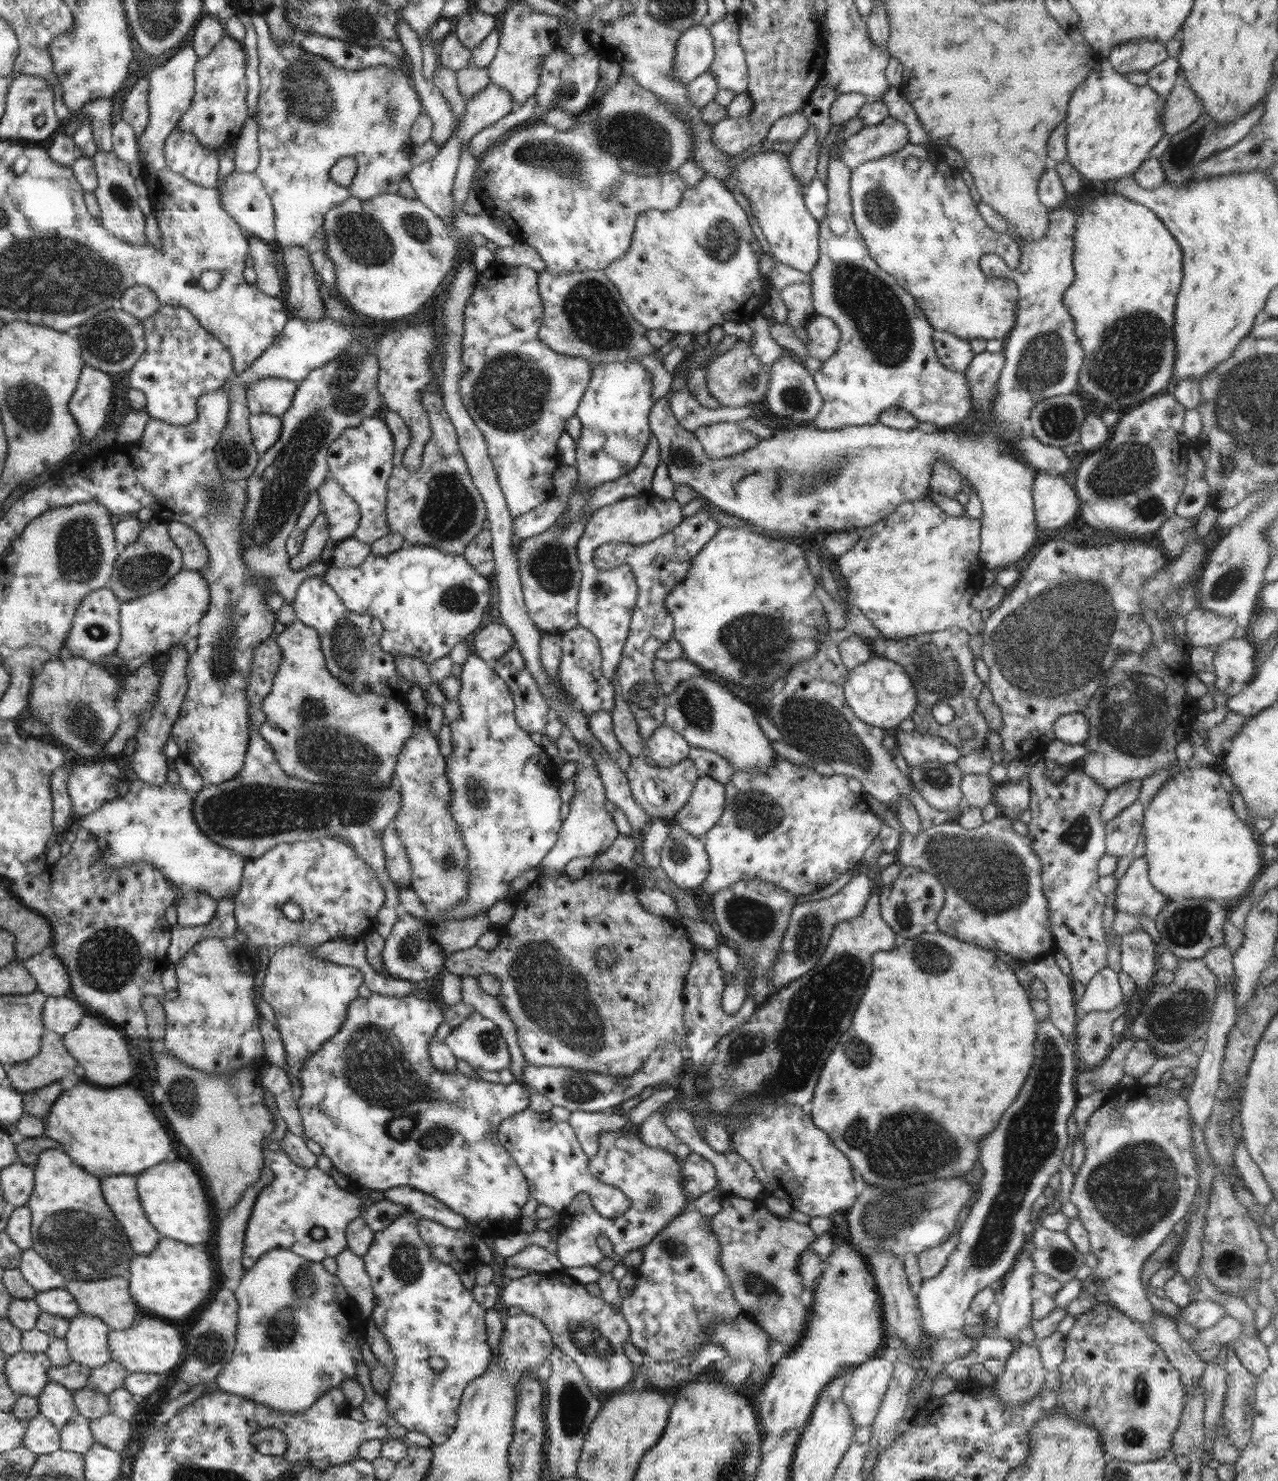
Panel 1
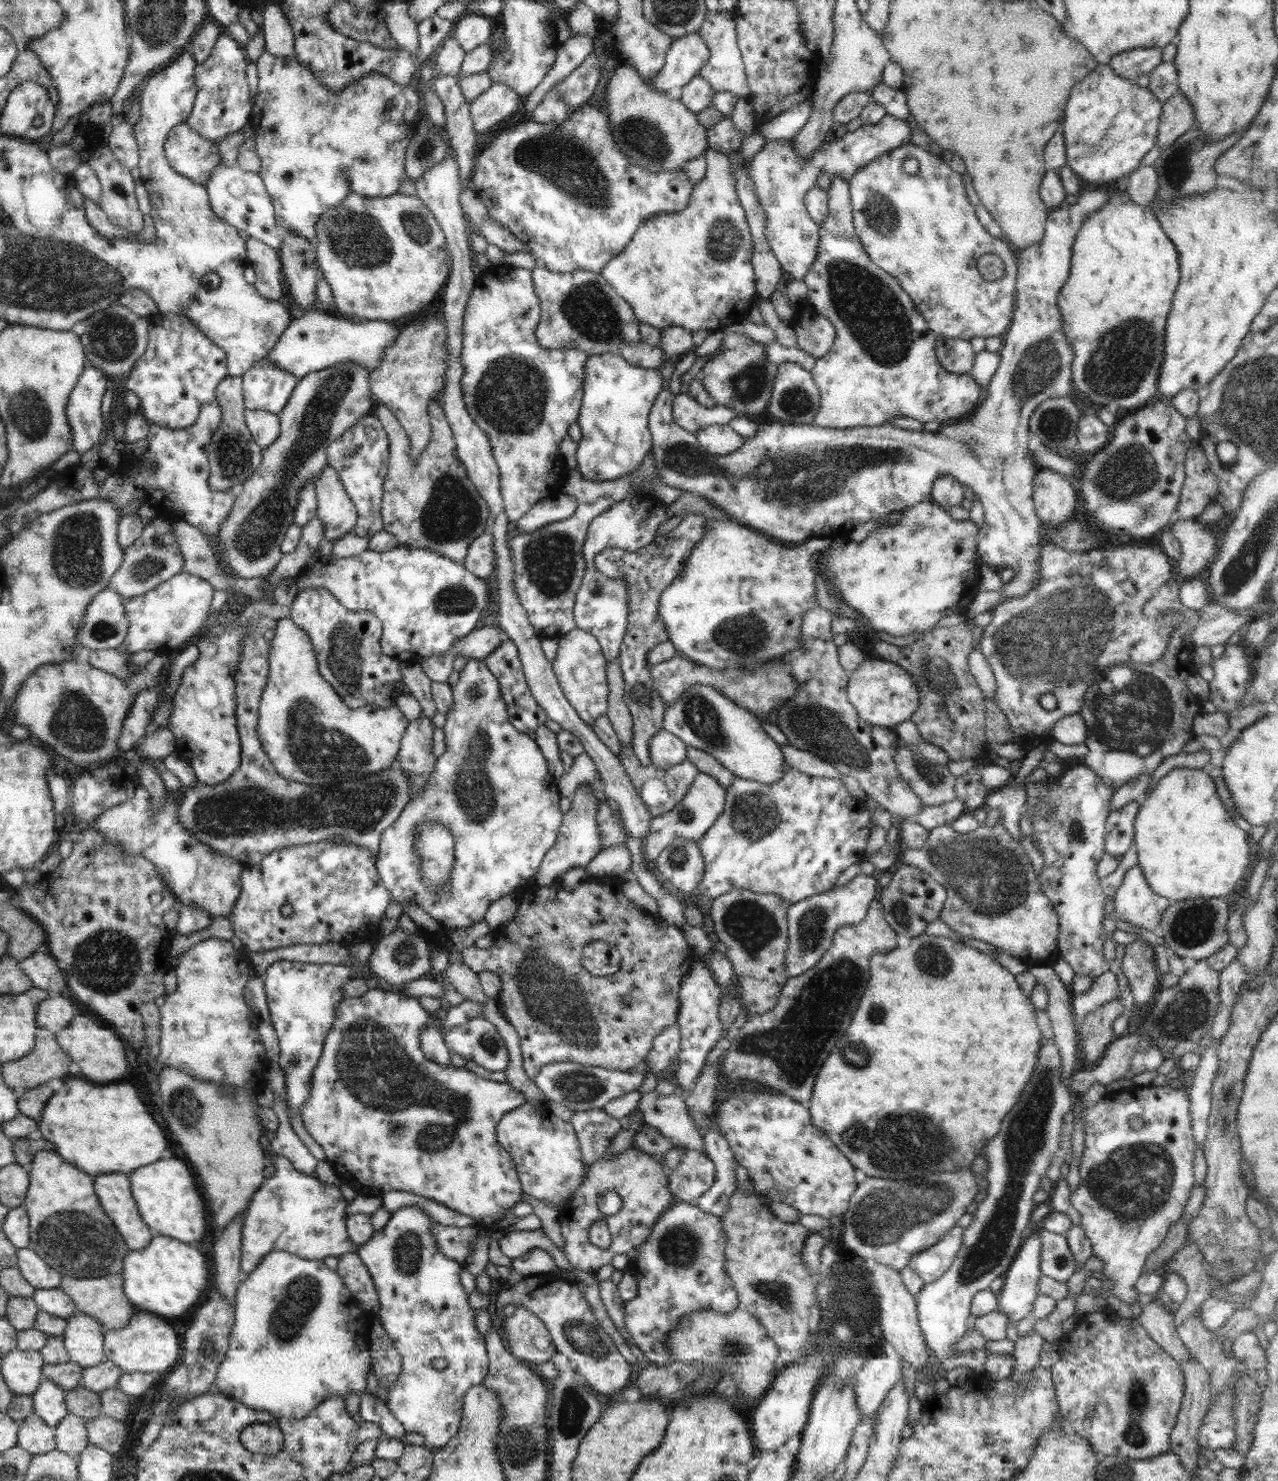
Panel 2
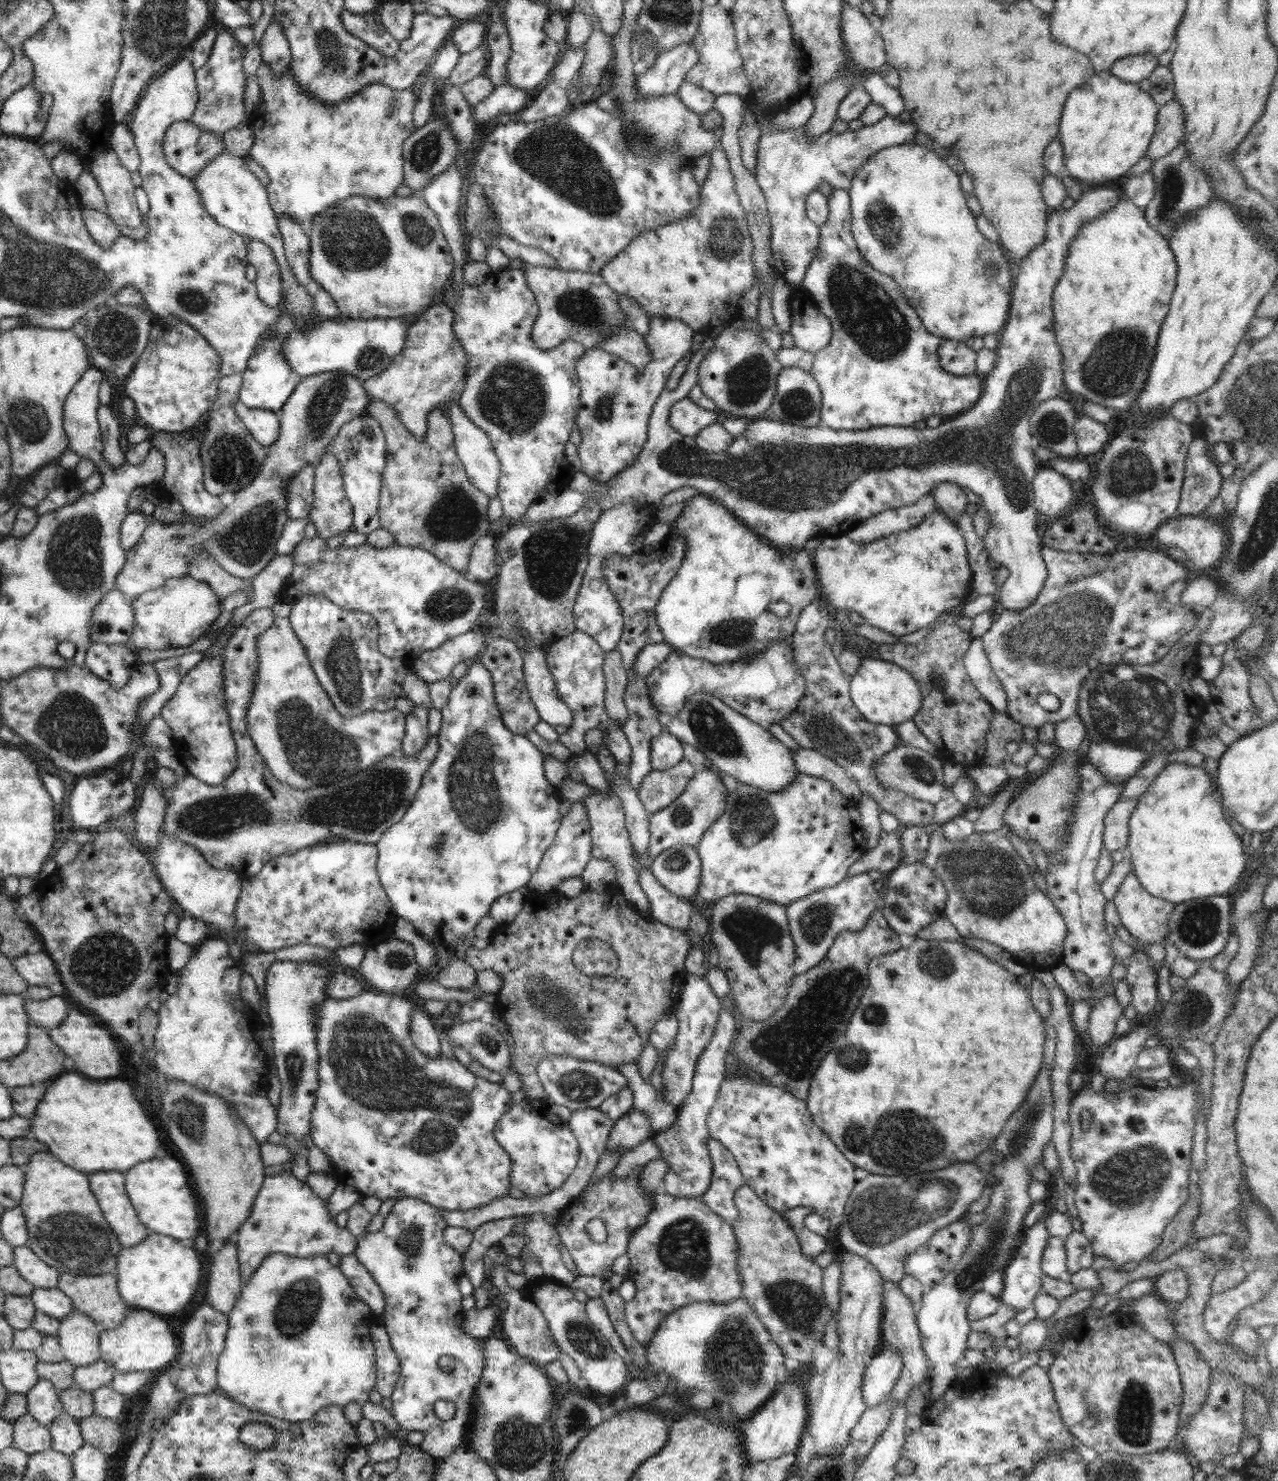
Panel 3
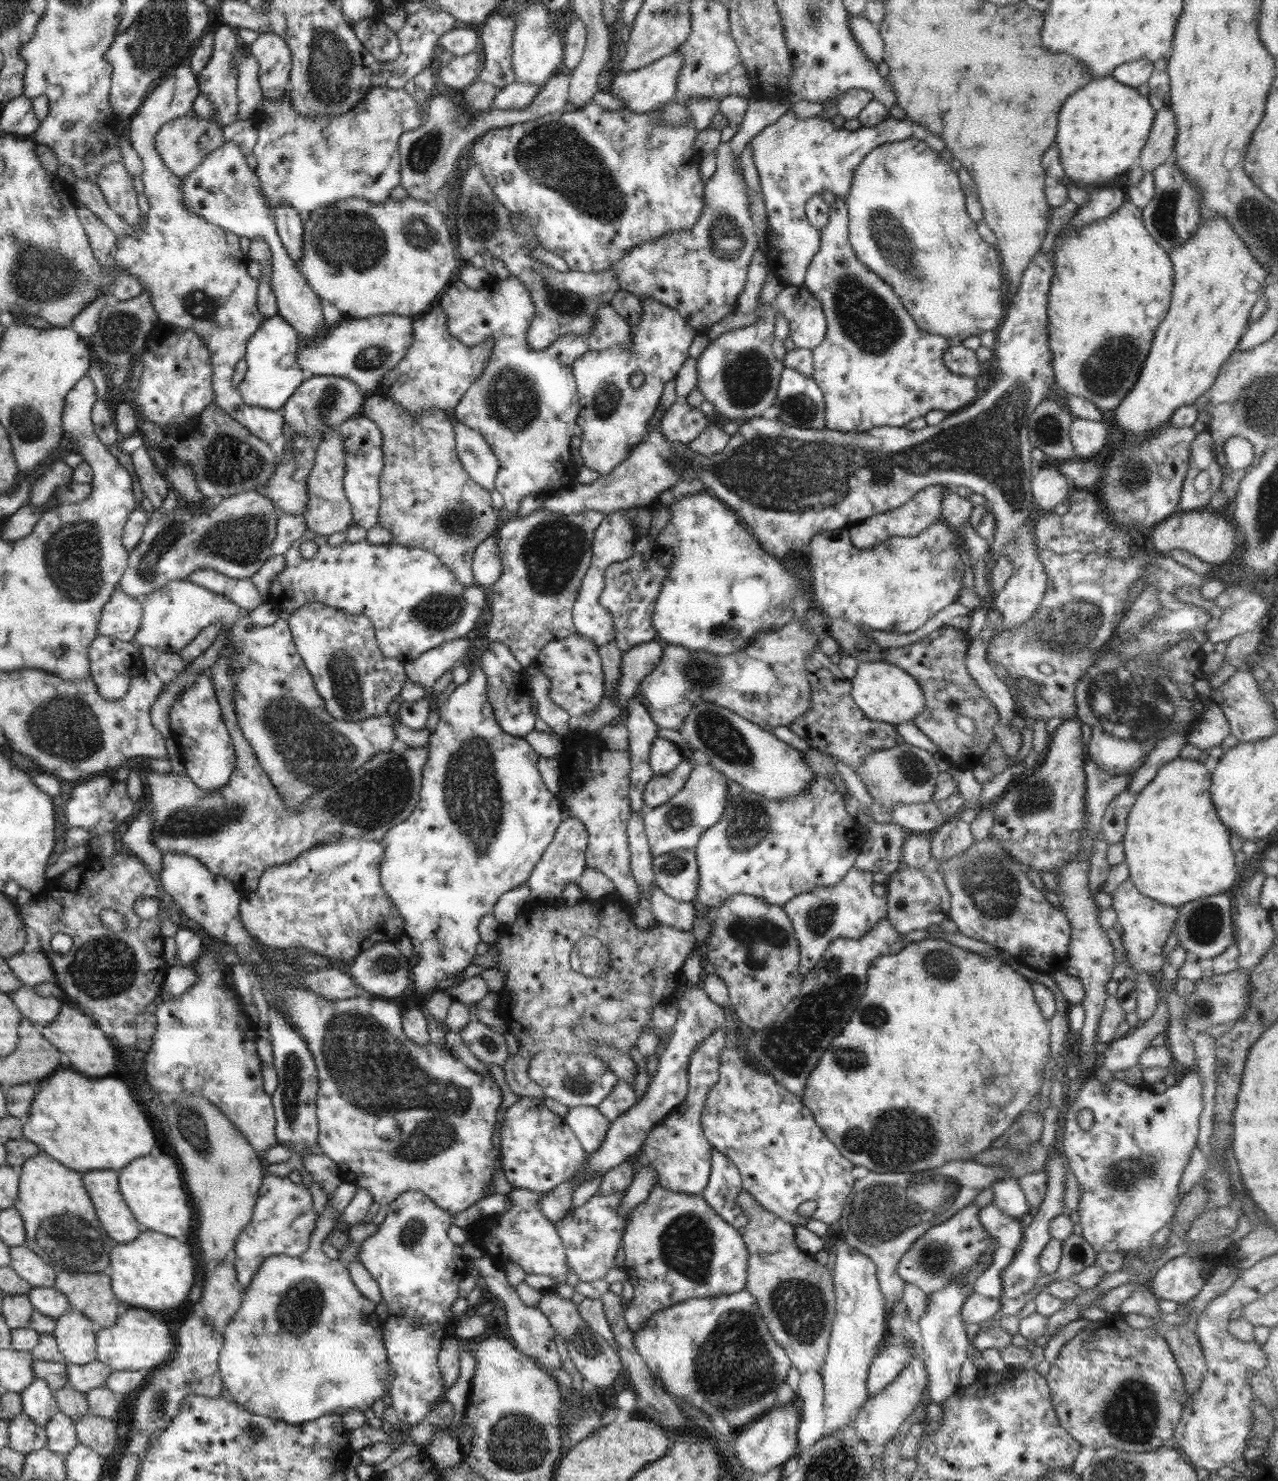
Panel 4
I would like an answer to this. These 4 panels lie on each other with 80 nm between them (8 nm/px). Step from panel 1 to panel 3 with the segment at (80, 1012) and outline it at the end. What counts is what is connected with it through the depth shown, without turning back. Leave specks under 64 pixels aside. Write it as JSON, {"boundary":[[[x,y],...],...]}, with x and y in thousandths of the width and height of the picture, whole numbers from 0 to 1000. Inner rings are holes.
{"boundary":[[[41,672],[36,675],[20,675],[20,681],[25,691],[34,695],[45,693],[56,679],[47,672]]]}

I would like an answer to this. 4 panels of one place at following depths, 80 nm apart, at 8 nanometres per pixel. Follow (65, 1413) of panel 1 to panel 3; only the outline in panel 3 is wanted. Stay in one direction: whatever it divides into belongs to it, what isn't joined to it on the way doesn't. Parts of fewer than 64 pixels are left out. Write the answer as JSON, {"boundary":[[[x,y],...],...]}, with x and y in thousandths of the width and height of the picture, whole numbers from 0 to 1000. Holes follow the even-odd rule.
{"boundary":[[[30,931],[20,942],[22,954],[33,963],[38,964],[39,961],[49,954],[45,939],[38,932]]]}

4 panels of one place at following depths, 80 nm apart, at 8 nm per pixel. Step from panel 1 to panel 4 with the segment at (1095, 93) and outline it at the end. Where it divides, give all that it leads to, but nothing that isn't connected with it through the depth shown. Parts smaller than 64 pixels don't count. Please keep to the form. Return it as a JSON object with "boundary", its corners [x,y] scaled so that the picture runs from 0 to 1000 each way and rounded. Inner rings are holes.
{"boundary":[[[870,51],[854,53],[834,66],[829,77],[828,77],[828,90],[826,97],[829,101],[829,109],[836,119],[836,122],[848,123],[848,124],[864,124],[884,115],[884,112],[890,109],[890,105],[897,97],[901,86],[905,74],[890,60],[875,55]]]}

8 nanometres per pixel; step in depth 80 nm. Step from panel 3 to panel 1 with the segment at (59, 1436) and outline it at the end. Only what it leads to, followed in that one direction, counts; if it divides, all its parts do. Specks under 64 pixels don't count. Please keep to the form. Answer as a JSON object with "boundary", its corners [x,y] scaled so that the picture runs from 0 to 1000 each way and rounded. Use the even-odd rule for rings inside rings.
{"boundary":[[[59,955],[47,965],[47,978],[66,982],[74,974],[70,959]]]}

